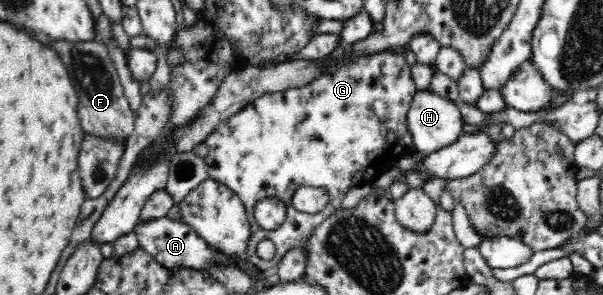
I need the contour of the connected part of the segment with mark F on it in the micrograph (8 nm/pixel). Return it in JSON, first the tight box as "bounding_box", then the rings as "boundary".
{"bounding_box":[39,38,134,143],"boundary":[[[47,38],[47,41],[39,41],[41,45],[57,51],[57,57],[61,59],[61,63],[65,63],[70,77],[77,77],[72,81],[77,97],[77,117],[81,121],[81,127],[84,132],[97,136],[113,136],[113,138],[125,138],[125,143],[128,140],[128,135],[132,132],[134,122],[134,112],[129,108],[129,103],[125,94],[123,94],[123,86],[121,79],[115,70],[115,67],[108,55],[108,51],[101,41],[89,41],[90,43],[69,43],[68,41],[57,41]]]}

